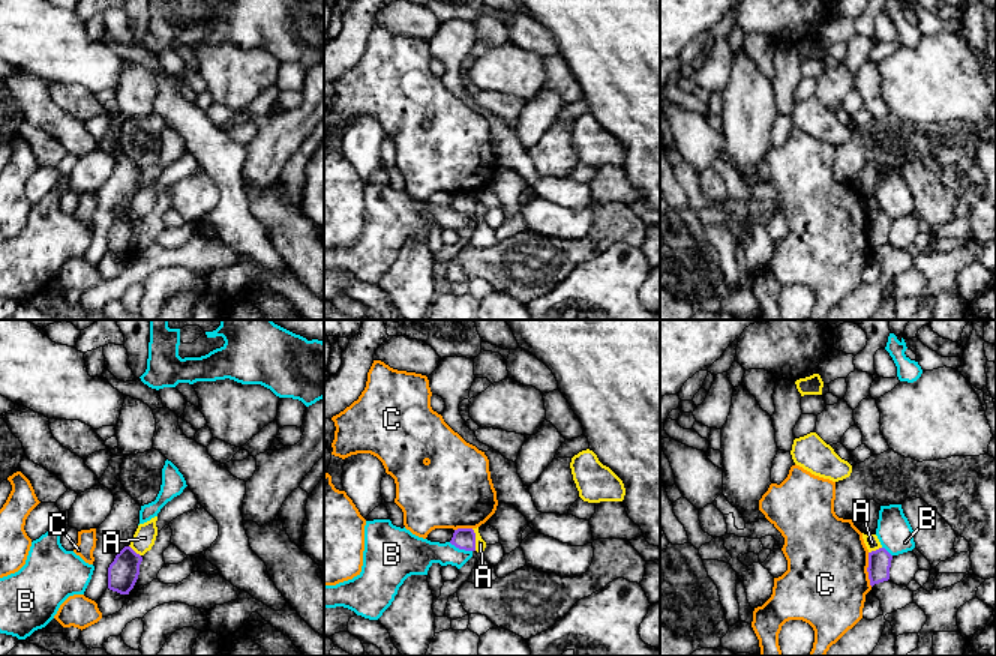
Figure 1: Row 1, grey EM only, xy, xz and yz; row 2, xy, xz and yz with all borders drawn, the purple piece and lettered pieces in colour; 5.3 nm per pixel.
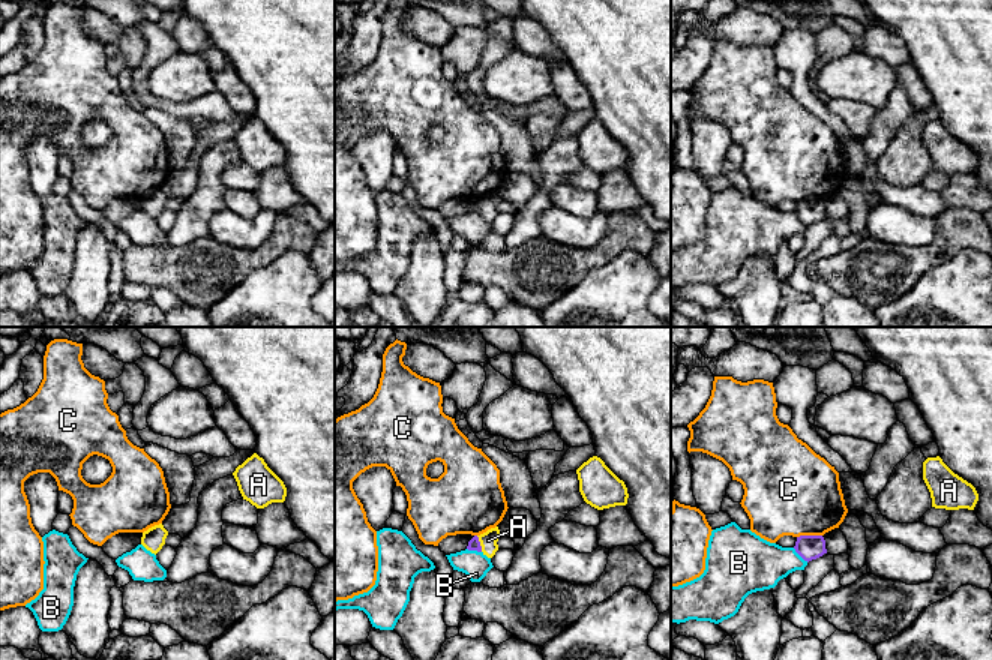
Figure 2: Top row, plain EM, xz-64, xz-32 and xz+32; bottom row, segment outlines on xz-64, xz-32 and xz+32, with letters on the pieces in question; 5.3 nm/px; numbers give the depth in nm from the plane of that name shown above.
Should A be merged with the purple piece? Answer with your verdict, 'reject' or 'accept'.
reject

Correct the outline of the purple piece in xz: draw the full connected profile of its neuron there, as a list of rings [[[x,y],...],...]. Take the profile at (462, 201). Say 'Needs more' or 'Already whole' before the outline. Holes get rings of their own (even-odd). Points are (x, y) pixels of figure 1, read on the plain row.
Already whole. [[[458,192],[450,207],[459,213],[476,215],[476,197],[472,192]]]

